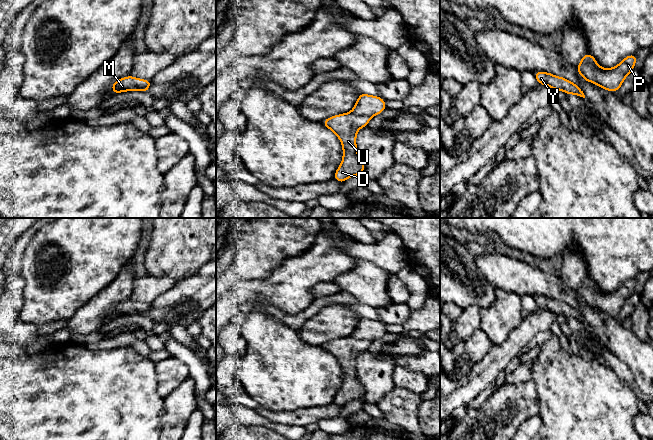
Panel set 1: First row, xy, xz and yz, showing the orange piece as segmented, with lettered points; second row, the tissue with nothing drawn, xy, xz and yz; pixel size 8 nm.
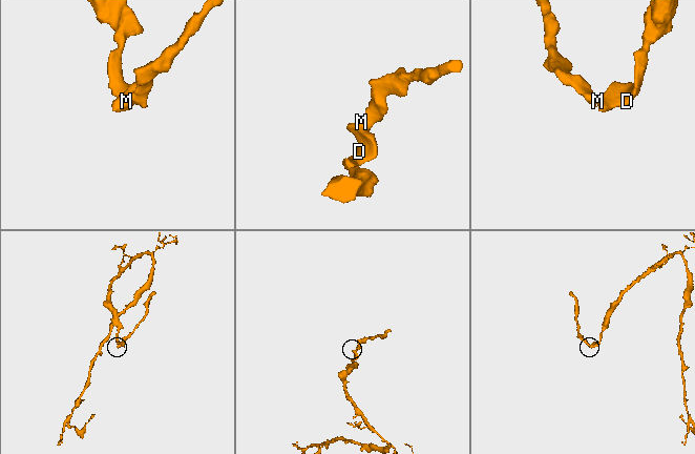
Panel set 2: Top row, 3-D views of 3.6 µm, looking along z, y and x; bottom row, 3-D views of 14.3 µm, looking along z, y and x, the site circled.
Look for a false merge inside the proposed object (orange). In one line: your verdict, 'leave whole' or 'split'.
leave whole

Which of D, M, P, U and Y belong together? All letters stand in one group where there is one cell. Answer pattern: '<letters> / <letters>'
D M P U Y

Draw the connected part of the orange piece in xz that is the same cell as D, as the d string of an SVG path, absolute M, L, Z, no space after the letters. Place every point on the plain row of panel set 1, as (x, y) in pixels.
M360 317L357 327L349 337L329 341L321 347L331 353L343 370L343 384L334 398L334 403L343 406L364 396L364 387L356 372L356 358L360 352L368 349L369 344L386 333L381 321Z

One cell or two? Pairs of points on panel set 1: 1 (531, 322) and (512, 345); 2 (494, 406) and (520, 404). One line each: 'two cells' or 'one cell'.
1: one cell
2: one cell

